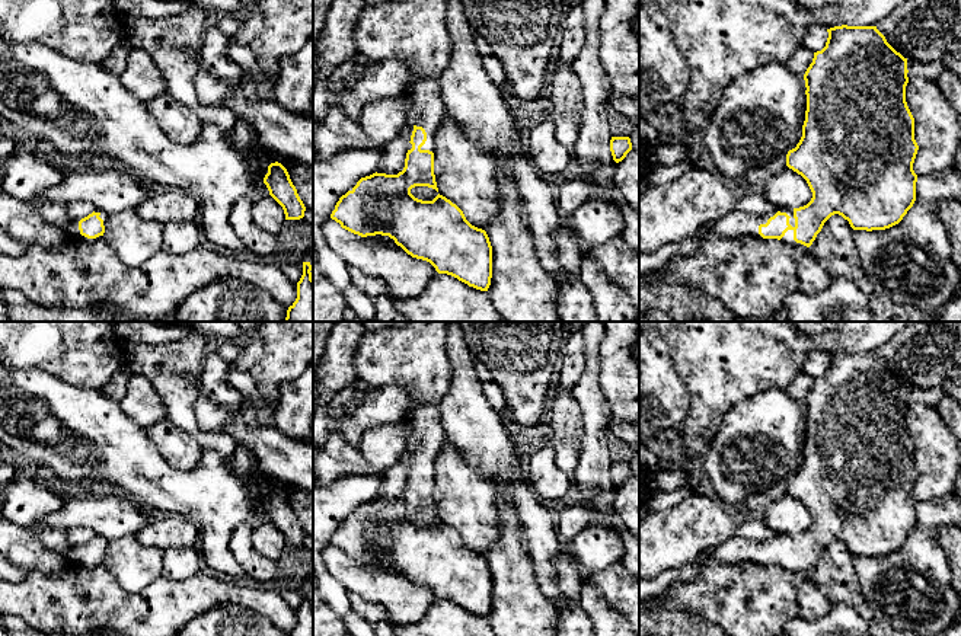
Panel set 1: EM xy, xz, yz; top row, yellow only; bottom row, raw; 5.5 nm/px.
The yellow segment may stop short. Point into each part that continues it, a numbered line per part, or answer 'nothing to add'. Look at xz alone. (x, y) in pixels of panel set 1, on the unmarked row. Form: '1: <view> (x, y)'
1: xz (427, 435)

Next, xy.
1: xy (73, 556)

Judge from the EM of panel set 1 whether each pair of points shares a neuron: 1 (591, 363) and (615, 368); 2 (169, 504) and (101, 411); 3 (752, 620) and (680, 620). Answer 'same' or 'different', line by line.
1: different
2: same
3: different

